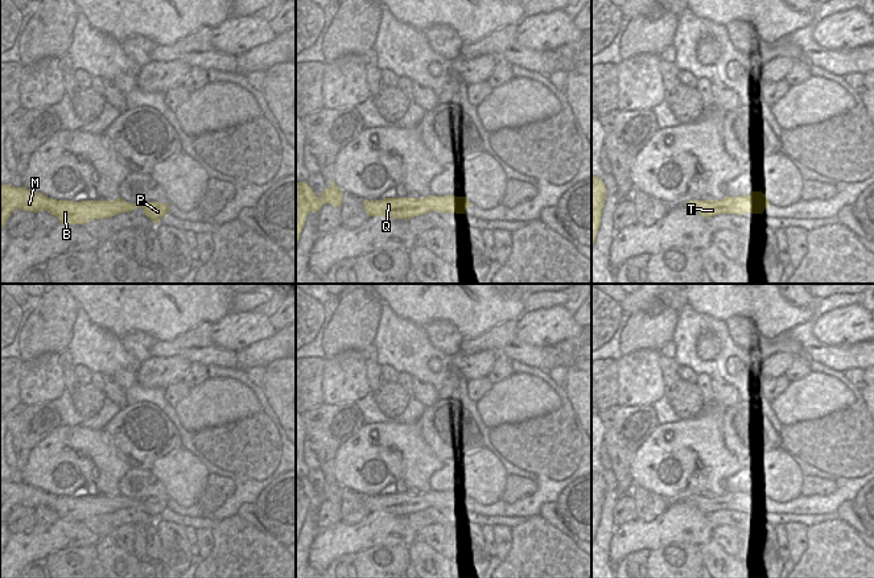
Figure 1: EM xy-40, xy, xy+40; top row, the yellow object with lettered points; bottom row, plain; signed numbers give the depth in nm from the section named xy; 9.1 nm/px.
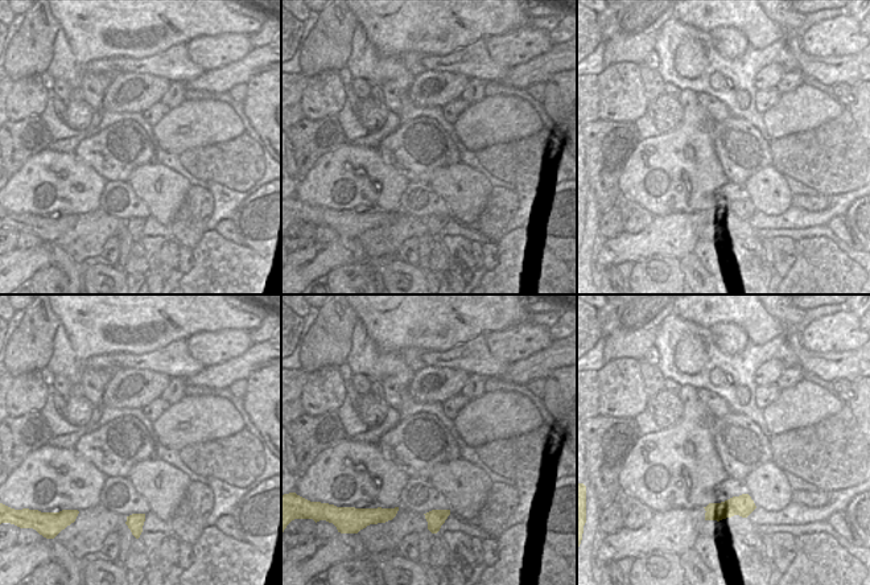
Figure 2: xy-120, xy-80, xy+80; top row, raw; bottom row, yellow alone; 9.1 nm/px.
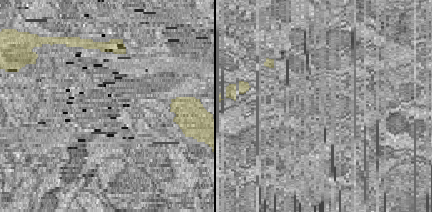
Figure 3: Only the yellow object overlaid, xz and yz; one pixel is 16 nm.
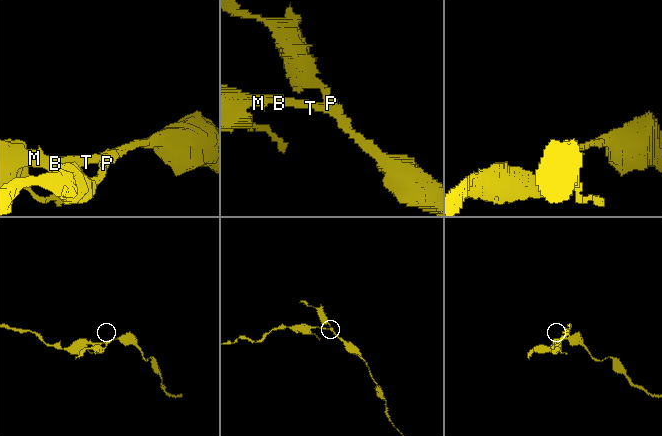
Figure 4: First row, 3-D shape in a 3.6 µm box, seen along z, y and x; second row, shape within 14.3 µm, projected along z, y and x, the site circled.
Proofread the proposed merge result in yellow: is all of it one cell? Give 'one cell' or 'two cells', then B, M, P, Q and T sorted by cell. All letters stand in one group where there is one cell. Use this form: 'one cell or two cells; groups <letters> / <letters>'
two cells; groups B M Q T / P

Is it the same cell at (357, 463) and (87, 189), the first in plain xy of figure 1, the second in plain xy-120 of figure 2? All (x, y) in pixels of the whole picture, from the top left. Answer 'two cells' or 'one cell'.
one cell

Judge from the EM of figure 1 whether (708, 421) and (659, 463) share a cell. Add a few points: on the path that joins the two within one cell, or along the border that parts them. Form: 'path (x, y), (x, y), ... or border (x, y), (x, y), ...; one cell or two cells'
path (696, 433), (675, 454), (670, 455); one cell

